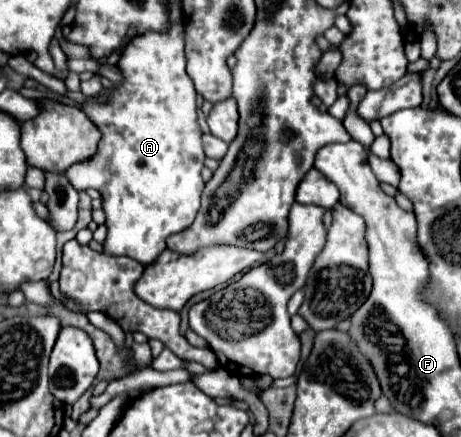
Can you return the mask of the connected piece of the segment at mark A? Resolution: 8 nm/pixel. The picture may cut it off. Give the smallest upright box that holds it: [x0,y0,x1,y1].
[66,19,206,265]

